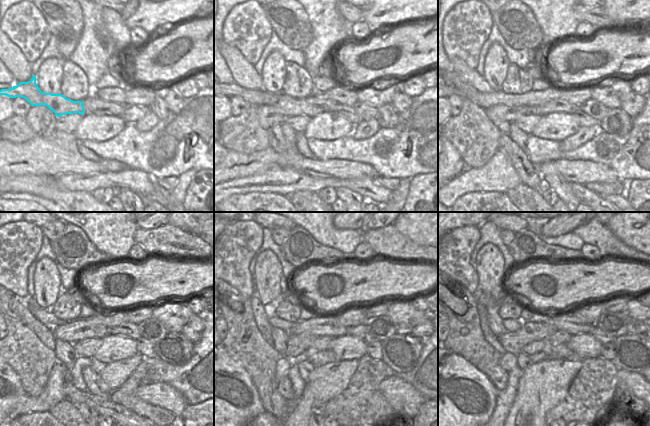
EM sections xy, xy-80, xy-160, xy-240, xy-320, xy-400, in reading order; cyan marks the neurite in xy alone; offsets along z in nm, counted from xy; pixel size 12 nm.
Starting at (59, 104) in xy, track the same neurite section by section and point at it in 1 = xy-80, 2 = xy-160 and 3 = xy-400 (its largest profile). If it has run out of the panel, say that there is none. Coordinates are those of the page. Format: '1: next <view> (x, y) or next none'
1: next xy-80 (288, 106)
2: next xy-160 (559, 105)
3: next xy-400 (596, 333)

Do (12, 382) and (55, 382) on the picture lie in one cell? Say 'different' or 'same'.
different

